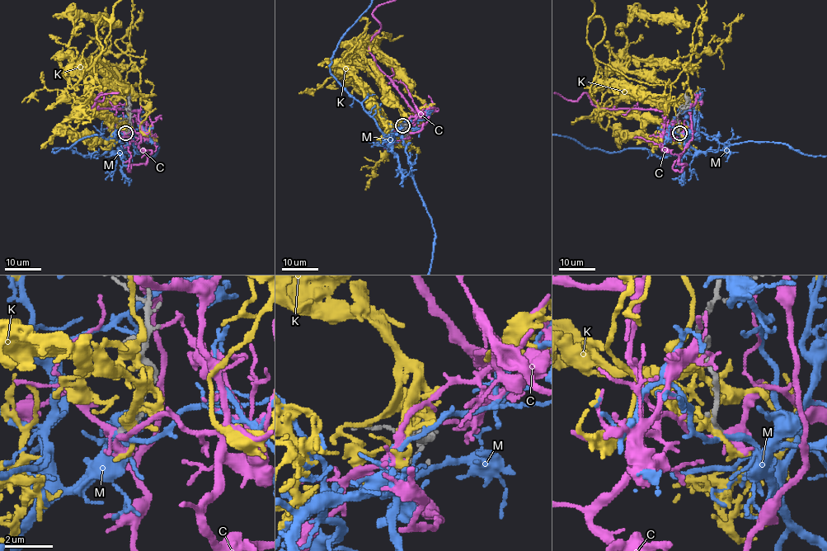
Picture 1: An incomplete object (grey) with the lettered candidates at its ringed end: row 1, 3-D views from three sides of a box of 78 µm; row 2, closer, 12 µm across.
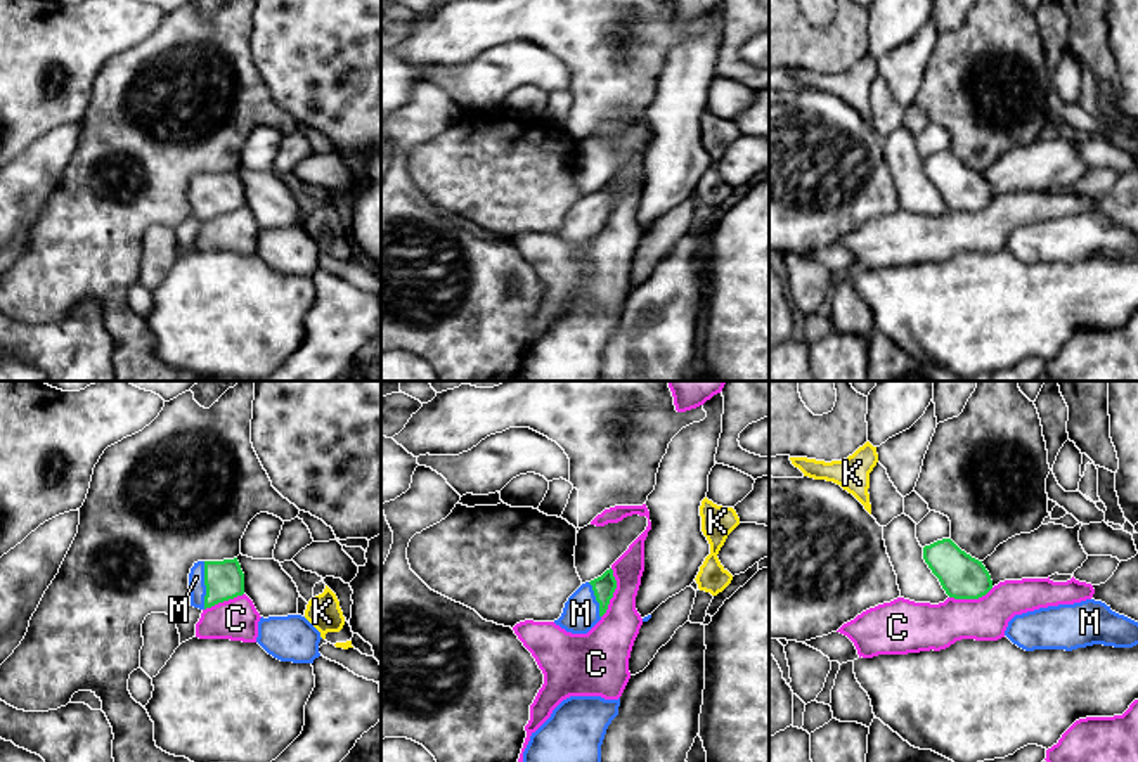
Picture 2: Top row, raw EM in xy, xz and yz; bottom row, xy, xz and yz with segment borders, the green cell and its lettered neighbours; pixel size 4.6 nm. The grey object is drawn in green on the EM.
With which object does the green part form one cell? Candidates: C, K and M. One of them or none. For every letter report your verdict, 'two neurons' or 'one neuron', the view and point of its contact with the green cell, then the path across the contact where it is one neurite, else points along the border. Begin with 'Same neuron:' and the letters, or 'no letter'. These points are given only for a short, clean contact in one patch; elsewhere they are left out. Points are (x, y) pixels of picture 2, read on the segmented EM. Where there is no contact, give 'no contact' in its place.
Same neuron: M
C: two neurons; meets green in xz at (614, 591)
K: two neurons; no contact
M: one neuron; meets green in xy at (205, 584); runs through xy (224, 581), (205, 584), (196, 577)

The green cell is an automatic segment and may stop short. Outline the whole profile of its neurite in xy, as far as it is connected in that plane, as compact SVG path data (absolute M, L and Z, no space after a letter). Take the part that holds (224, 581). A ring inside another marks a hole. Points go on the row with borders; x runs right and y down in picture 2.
M237 558L197 561L189 573L191 606L206 610L244 594L244 573Z

